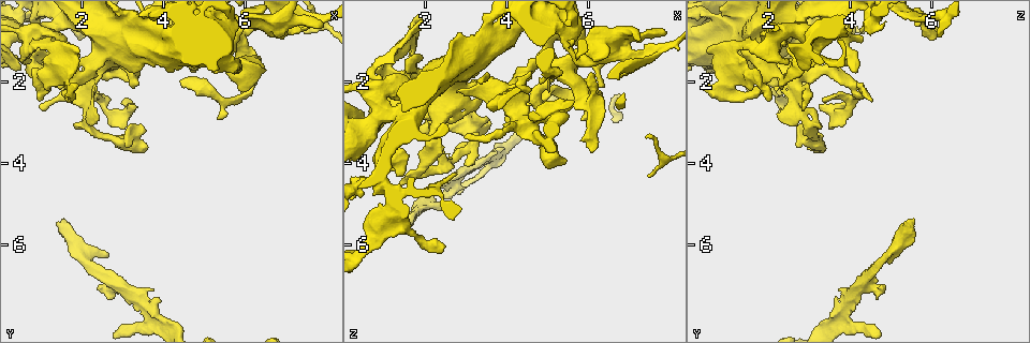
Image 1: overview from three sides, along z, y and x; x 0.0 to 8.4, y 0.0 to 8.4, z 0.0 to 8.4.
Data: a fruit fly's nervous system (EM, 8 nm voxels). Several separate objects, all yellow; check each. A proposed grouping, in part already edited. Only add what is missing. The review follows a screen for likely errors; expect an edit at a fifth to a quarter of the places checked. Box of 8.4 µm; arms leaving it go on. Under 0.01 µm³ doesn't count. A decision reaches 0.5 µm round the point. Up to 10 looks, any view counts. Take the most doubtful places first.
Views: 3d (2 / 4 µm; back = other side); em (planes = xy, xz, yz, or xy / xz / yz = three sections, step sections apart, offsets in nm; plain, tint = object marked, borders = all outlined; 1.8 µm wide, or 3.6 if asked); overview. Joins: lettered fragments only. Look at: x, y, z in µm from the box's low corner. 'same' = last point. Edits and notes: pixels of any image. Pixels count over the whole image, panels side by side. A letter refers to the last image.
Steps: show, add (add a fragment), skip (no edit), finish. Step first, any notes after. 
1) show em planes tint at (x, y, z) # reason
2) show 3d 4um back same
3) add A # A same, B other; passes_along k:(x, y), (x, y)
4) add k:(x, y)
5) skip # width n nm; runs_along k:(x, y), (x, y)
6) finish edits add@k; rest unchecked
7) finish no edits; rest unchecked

show 3d 4um at (2.35, 7.10, 4.75) # an open end

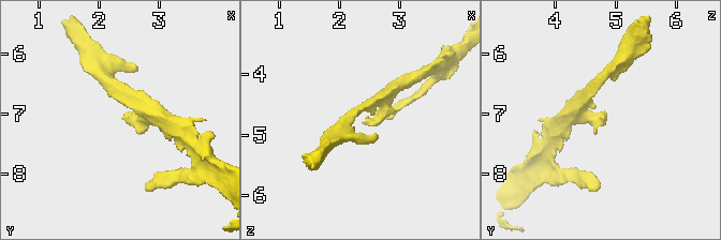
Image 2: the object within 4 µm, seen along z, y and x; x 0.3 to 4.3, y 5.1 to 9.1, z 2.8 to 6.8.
show em planes borders at (2.40, 7.10, 4.80) # shape alone is not enough

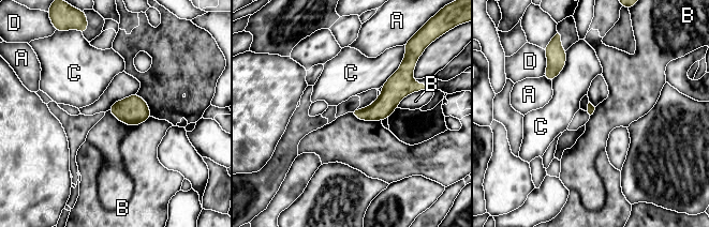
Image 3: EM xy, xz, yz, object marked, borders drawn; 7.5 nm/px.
skip # A other, B other, C other, D other; border 3:(108, 110), (130, 125), (151, 117); no lettered fragment goes on from it

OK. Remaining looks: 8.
show 3d 2um at (1.45, 5.40, 5.40) # free end

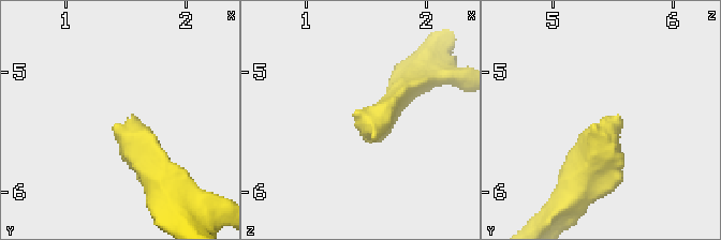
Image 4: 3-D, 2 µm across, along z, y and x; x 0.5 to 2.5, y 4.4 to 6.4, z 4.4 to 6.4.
show em planes borders at (1.42, 5.46, 5.34) # need the tissue

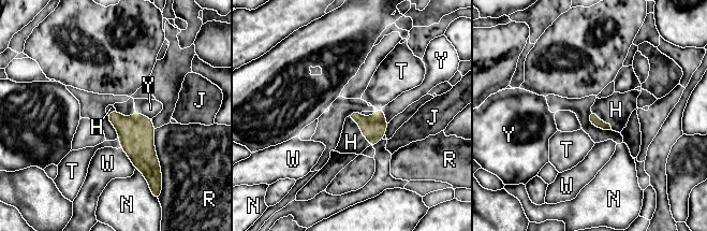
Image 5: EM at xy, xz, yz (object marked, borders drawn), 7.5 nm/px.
add H # H same, J other, N other, R other, T other, W other, Y other; passes_along 5:(373, 128), (361, 129), (351, 142); the neuron continues

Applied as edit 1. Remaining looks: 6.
show 3d 4um at (1.90, 1.90, 1.80) # sharp bend

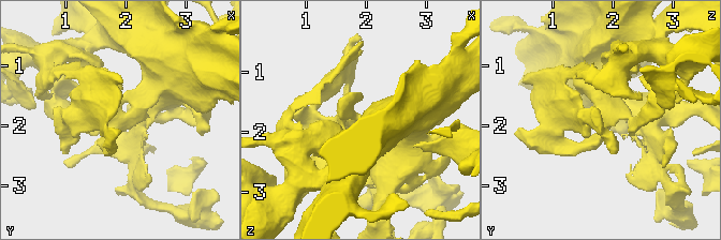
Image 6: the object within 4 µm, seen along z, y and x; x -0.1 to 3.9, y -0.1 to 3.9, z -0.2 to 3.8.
show em xz step 8 borders at (1.85, 1.95, 1.85)

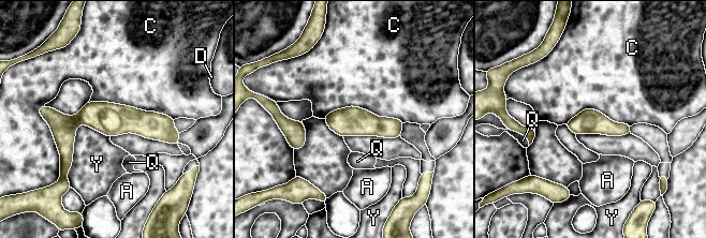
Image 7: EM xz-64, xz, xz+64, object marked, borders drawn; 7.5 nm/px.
skip # width 190 nm; A other, C other, D other, Q other, Y other; border 7:(89, 101), (131, 105), (174, 119); none of them fits

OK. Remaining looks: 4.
show em planes borders at (6.30, 1.45, 2.25) # sudden change in width

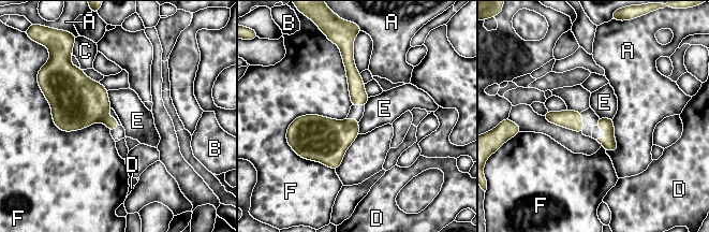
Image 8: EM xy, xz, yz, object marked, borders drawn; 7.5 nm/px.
skip # width 110 nm; longest_contact F 500 nm; A other, B other, C other, D other, E other, F other; no lettered fragment goes on from it

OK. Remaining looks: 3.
finish edits add@5; rest unchecked

